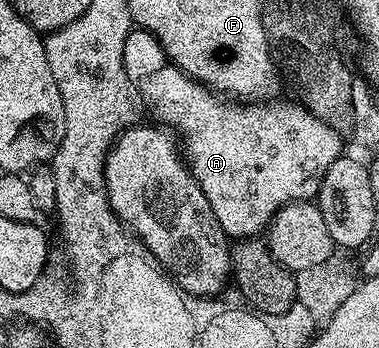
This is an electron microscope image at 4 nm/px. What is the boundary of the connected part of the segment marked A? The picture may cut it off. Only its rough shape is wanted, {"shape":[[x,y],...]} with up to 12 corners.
{"shape":[[131,30],[124,65],[234,241],[343,154],[301,102],[227,101]]}

